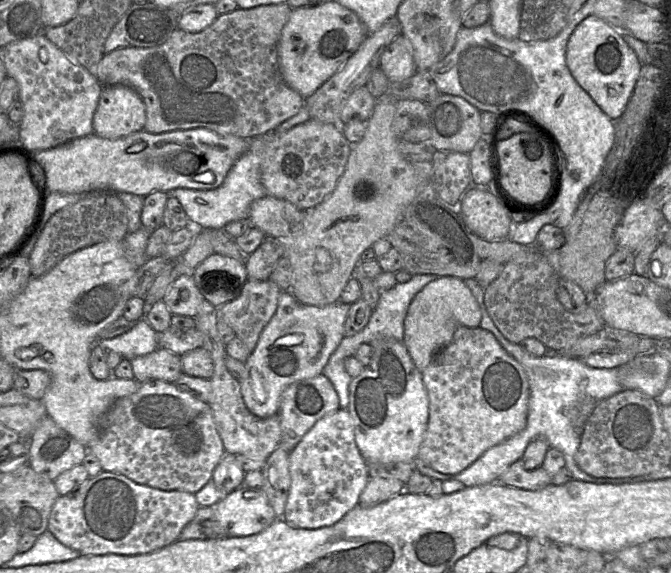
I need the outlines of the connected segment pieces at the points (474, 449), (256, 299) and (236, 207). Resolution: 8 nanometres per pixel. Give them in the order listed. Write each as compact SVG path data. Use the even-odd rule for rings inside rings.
M460 328L453 341L439 350L422 372L429 398L429 419L416 461L443 474L457 474L488 449L501 444L524 430L527 423L529 383L522 365L483 328Z
M247 279L240 294L218 309L218 319L229 325L251 354L260 334L274 316L282 290L271 280Z
M261 137L251 139L249 149L235 161L219 187L213 190L179 188L168 192L169 197L181 203L192 226L204 230L223 230L231 221L248 218L251 204L267 195L260 176L262 143Z

